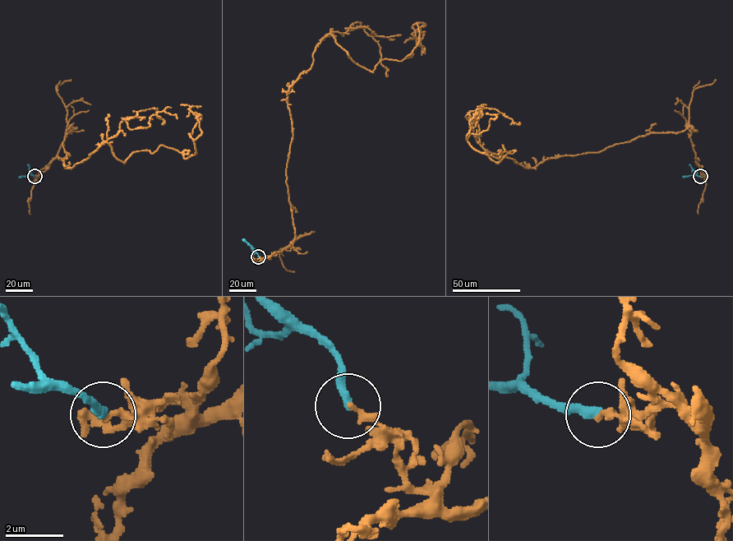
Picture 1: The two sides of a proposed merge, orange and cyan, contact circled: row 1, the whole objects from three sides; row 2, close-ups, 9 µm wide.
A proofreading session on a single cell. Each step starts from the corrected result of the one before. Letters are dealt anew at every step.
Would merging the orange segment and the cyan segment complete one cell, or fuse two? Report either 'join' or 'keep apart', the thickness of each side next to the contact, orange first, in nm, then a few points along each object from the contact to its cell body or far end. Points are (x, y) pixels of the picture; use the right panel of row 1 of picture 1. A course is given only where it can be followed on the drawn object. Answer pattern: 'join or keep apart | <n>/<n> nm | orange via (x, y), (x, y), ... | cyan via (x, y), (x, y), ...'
keep apart | 240/320 nm | orange via (700, 176), (687, 124), (526, 168), (470, 145), (486, 113) | cyan via (700, 176), (684, 178)

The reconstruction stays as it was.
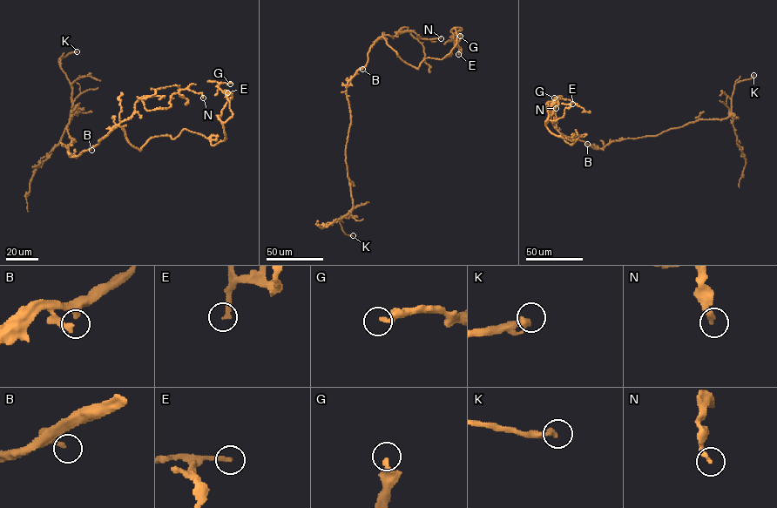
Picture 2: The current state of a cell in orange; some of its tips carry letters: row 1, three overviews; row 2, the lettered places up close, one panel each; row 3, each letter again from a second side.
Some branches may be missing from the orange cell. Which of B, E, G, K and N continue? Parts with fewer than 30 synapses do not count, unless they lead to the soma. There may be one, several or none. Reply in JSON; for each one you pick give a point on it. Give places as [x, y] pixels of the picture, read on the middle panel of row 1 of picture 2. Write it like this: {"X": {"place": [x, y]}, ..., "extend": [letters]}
{"E": {"place": [458, 54]}, "K": {"place": [353, 235]}, "extend": ["E", "K"]}

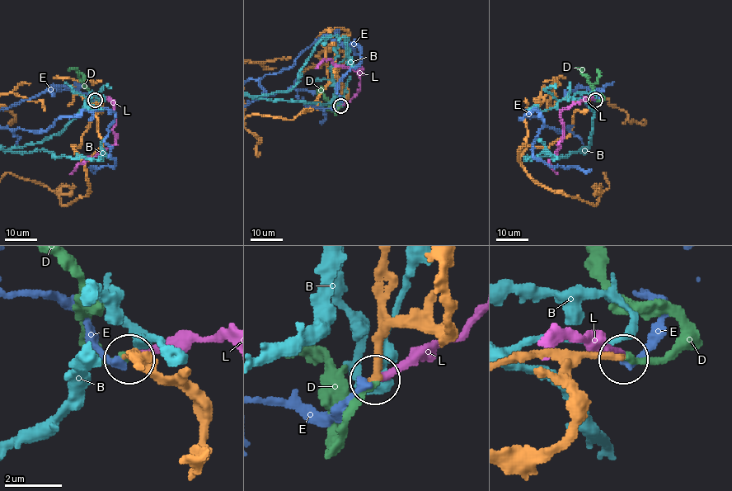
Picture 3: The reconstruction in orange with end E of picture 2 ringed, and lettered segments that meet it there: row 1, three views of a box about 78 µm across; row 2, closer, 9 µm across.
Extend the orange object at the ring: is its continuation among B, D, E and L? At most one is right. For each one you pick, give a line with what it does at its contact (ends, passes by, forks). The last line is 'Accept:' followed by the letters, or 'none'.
D: it ends
Accept: D

